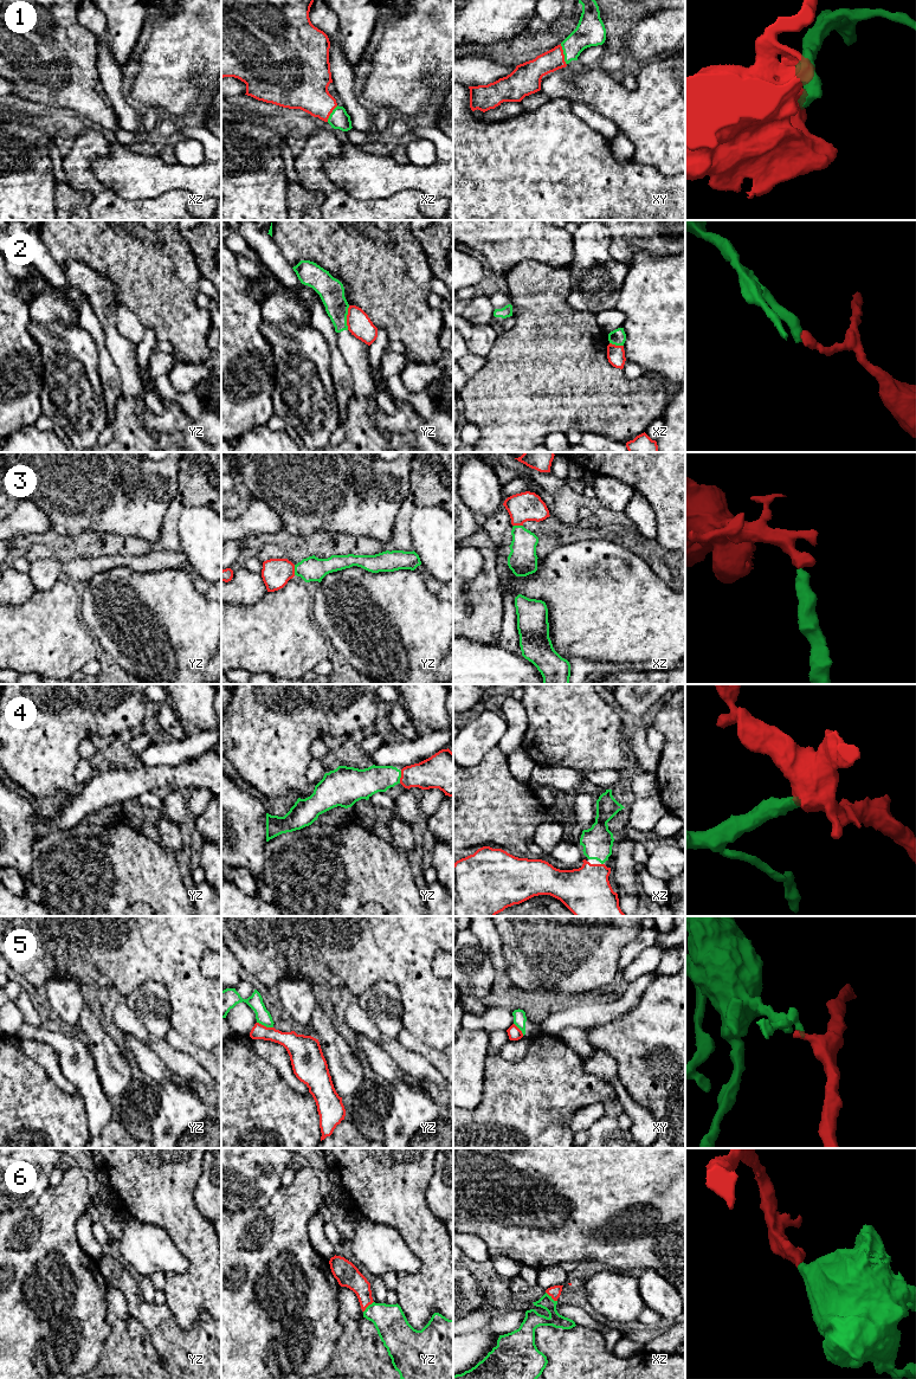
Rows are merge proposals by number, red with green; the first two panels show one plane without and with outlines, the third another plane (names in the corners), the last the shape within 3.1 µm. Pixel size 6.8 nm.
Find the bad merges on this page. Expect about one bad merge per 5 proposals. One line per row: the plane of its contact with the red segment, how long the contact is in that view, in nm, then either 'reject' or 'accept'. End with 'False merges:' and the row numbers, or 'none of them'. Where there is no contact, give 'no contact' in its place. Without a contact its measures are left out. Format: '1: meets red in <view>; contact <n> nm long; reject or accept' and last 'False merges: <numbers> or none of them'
1: meets red in xy; contact 150 nm long; accept
2: meets red in yz; contact 170 nm long; reject
3: meets red in yz; contact 70 nm long; accept
4: meets red in yz; contact 90 nm long; accept
5: meets red in yz; contact 120 nm long; reject
6: meets red in xz; contact 100 nm long; accept
False merges: 2, 5

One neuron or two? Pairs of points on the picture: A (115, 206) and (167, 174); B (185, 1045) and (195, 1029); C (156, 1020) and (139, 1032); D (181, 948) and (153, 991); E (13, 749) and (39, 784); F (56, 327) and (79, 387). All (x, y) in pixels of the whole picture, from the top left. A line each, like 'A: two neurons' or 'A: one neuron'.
A: two neurons
B: two neurons
C: two neurons
D: two neurons
E: one neuron
F: one neuron

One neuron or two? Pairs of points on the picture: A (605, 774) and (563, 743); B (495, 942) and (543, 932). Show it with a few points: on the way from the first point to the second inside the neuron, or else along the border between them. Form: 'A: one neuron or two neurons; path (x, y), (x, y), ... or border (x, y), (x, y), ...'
A: two neurons; border (619, 769), (580, 771)
B: two neurons; border (495, 928), (501, 940), (502, 955), (507, 968)

